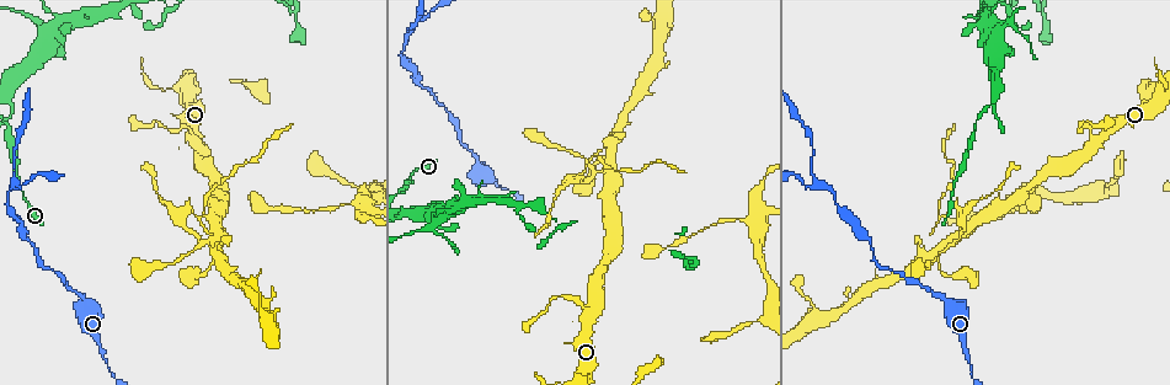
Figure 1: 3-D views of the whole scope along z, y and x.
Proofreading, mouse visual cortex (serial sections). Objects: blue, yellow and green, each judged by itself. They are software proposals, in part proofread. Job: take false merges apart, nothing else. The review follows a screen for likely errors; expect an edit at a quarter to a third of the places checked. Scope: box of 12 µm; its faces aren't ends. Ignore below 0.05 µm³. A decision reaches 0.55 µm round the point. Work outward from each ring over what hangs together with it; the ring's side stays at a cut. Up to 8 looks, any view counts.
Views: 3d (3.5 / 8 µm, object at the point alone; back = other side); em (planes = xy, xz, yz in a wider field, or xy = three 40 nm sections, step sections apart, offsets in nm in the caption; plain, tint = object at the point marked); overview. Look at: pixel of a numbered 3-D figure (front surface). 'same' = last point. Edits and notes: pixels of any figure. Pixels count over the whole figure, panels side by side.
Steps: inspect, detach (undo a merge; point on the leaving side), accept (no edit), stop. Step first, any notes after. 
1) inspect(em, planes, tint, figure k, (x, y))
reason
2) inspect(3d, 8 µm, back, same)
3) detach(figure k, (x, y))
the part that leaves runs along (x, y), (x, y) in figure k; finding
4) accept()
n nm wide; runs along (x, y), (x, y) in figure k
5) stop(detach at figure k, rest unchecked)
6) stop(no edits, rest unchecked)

inspect(3d, 3.5 µm, back, figure 1, (49, 41))
three arms meet

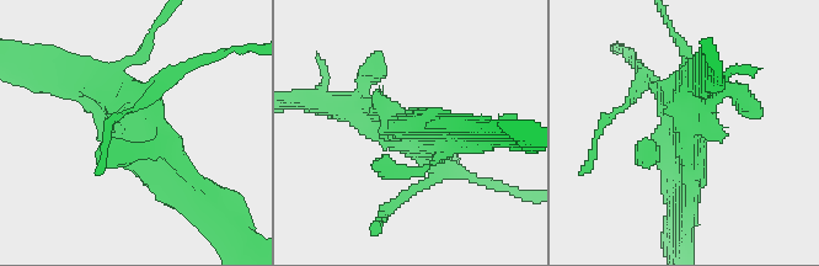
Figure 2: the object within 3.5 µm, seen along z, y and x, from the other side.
inspect(em, planes, plain, figure 2, (413, 122))

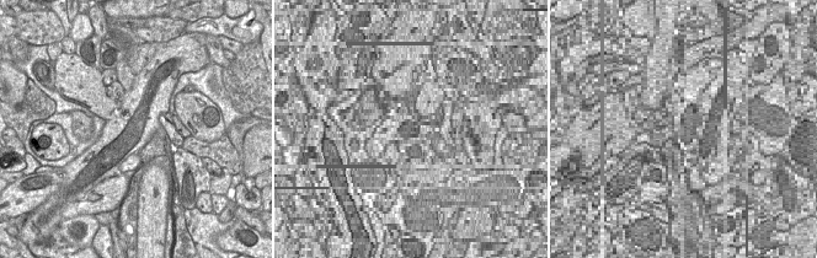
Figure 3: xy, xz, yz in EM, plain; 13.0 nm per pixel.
inspect(em, planes, tint, same)
with the object marked

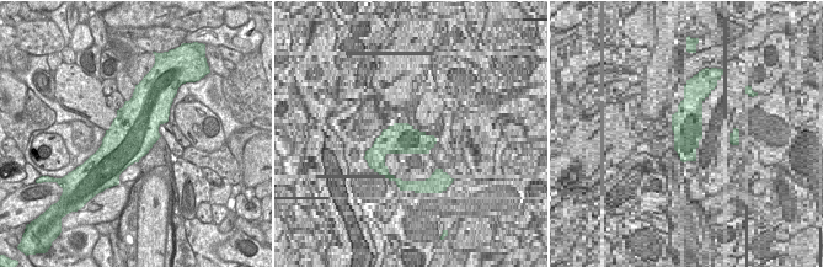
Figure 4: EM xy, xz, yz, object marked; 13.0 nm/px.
accept()
runs along (196, 193), (101, 88), (74, 84) in figure 2; continuous, no second cell

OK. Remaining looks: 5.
inspect(3d, 3.5 µm, figure 1, (588, 318))
small branch off a trunk

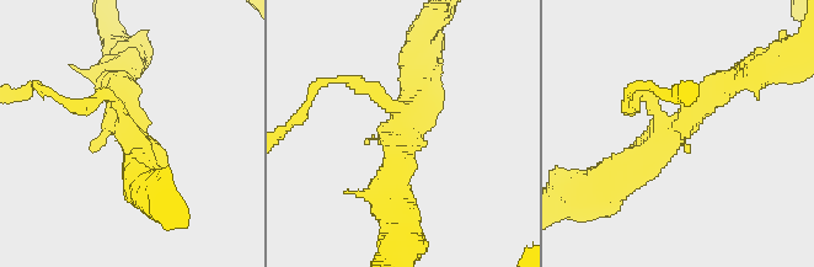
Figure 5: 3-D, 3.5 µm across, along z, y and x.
inspect(em, xy, step 1, tint, figure 5, (400, 134))
3 arms; arms of 150, 350, 400 nm; shape alone is not enough

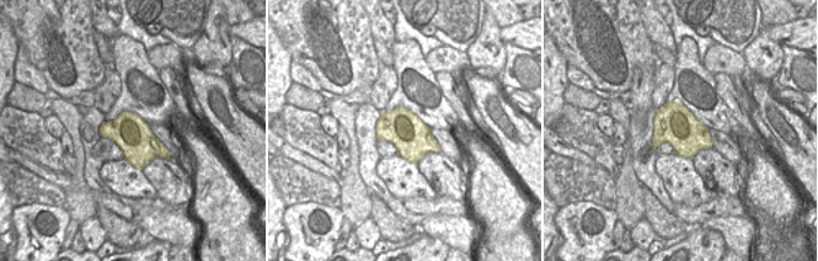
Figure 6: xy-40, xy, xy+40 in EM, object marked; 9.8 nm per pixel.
accept()
runs along (742, 74), (619, 176) in figure 5; continuous, no second cell

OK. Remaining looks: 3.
inspect(em, xy, step 2, tint, figure 1, (477, 156))
calibre changes

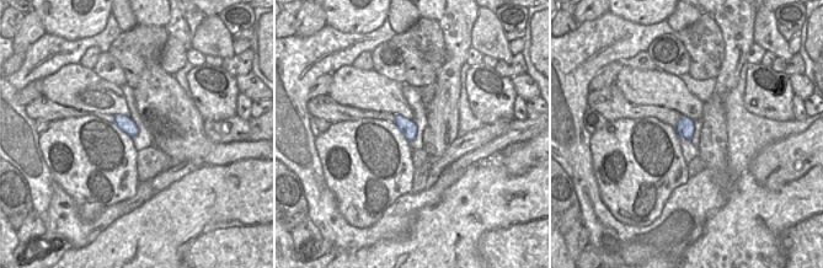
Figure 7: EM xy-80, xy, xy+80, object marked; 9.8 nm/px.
inspect(3d, 3.5 µm, same)
wider look

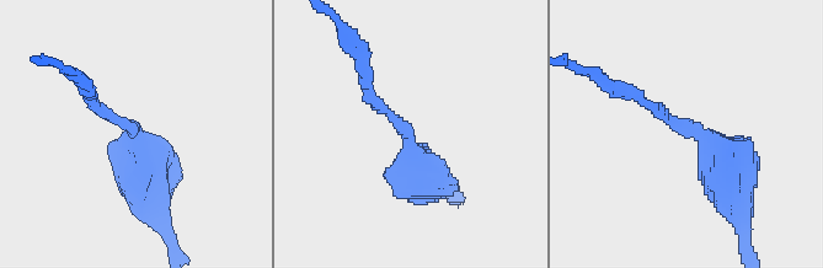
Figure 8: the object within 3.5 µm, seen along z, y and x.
accept()
160 nm wide; runs along (733, 186), (707, 137), (632, 95) in figure 8; one cell here

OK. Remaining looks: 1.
stop(no edits, rest unchecked)

